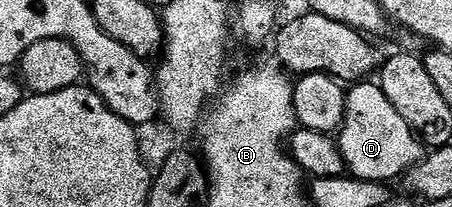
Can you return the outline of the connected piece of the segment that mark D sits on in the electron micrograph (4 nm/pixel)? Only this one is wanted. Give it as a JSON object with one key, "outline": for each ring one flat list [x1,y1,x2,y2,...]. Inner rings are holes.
{"outline":[[355,83,347,89,347,110,343,116,343,123,337,133,339,149,347,164,347,173,356,177,359,181,377,181,391,183,394,177,402,178,404,174,414,168,425,156,425,146,411,128,406,119,389,103,389,99,379,88,378,84]]}

